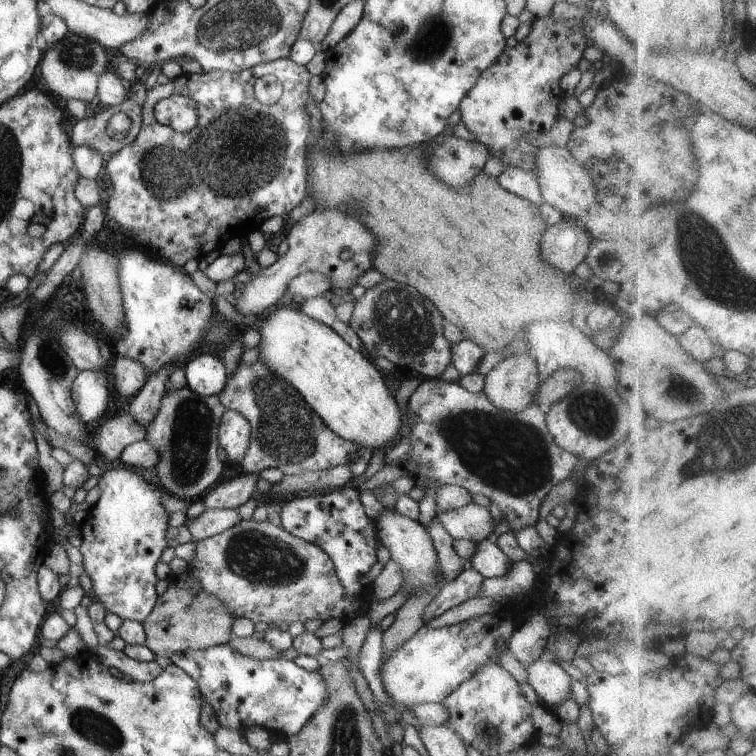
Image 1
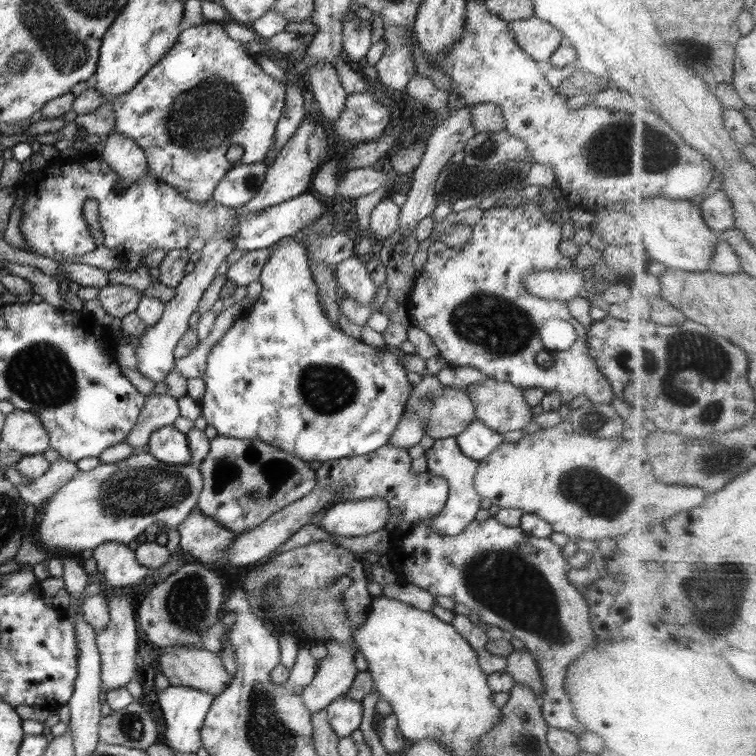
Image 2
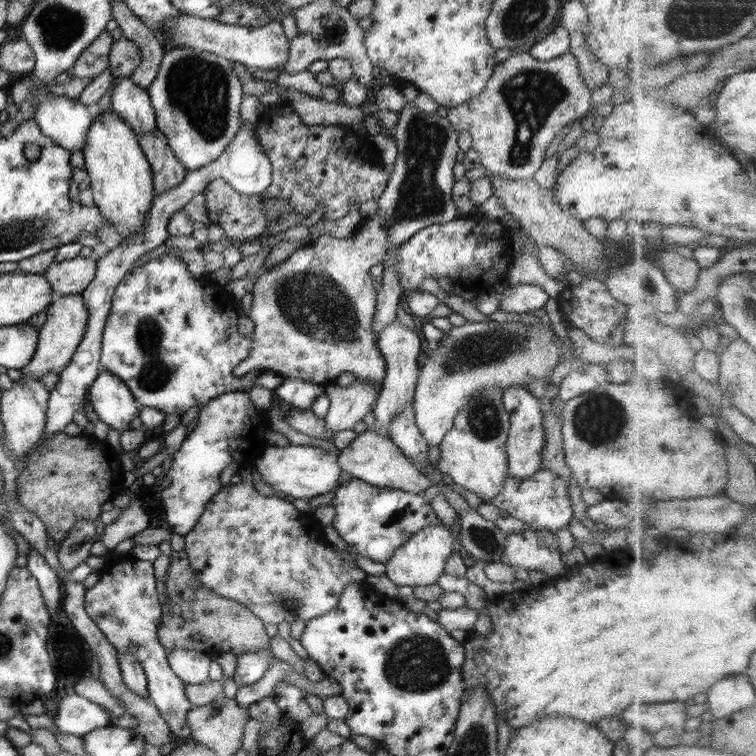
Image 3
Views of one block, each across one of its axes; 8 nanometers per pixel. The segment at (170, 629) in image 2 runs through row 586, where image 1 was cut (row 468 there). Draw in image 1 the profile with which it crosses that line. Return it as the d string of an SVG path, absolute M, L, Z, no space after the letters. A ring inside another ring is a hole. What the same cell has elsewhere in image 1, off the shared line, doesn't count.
M187 386L163 394L154 420L145 428L145 440L159 454L154 470L164 492L180 498L196 498L218 482L224 472L224 464L218 457L217 432L226 411L217 395L200 398Z

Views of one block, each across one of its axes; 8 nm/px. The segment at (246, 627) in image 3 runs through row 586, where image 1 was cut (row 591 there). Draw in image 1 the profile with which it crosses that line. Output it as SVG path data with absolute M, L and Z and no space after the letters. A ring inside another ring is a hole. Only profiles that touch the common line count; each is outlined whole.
M189 570L173 574L168 579L168 589L158 600L149 616L142 622L146 645L155 655L171 658L189 650L206 650L229 642L236 618L230 609L213 594L206 592L199 578Z

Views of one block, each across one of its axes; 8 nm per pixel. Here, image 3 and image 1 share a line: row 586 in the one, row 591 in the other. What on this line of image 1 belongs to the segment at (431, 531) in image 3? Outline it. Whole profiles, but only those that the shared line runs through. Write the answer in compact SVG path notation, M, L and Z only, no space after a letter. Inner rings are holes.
M384 509L374 521L380 544L384 544L388 548L391 559L396 561L402 569L403 582L399 591L404 588L406 580L410 581L412 586L409 597L422 589L427 589L434 582L433 578L438 574L439 562L432 539L423 524L402 515L396 509Z

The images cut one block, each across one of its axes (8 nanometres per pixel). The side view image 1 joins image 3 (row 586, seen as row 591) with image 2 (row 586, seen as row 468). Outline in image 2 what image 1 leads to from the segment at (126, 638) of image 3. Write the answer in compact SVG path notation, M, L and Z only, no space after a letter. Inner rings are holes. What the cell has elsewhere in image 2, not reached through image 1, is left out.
M106 542L94 549L92 554L92 559L97 562L97 572L103 575L111 594L120 592L126 586L139 584L151 572L136 560L128 545Z

